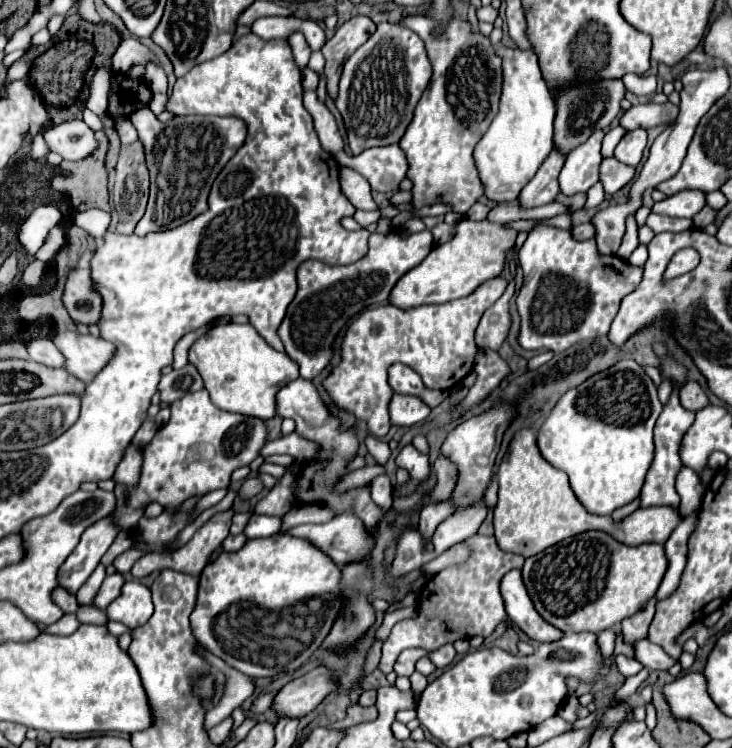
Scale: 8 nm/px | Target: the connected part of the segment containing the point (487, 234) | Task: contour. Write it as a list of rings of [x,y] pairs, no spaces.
[[[461,220],[455,230],[457,232],[451,242],[435,246],[419,266],[399,278],[389,296],[391,306],[409,310],[421,304],[451,302],[471,294],[475,286],[479,286],[479,282],[485,282],[487,278],[497,278],[501,274],[507,264],[507,252],[513,248],[517,238],[515,230],[487,220]]]

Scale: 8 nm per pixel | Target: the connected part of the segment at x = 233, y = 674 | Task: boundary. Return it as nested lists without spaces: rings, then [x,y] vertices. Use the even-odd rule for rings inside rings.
[[[205,652],[205,656],[207,656],[207,660],[209,660],[215,668],[219,668],[219,670],[225,674],[225,678],[227,678],[221,700],[219,700],[217,706],[215,706],[213,710],[209,710],[207,716],[205,716],[205,728],[209,730],[209,728],[213,728],[215,724],[219,724],[223,718],[231,716],[231,712],[233,712],[237,706],[241,706],[241,704],[253,694],[255,684],[253,684],[253,678],[251,678],[251,676],[245,676],[245,674],[233,670],[233,668],[227,666],[223,660],[219,660],[219,658],[215,658],[215,656],[211,656],[211,654],[207,654],[207,652]]]

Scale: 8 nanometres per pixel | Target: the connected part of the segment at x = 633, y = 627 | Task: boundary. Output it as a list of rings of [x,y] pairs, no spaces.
[[[653,596],[637,614],[633,614],[621,622],[623,636],[629,646],[631,646],[631,642],[635,642],[639,638],[647,638],[647,630],[653,620],[653,614],[655,614],[655,602],[657,602],[657,598]]]

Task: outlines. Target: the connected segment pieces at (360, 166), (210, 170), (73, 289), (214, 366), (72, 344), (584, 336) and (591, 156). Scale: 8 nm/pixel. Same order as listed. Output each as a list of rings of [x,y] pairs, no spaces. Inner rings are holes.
[[[399,144],[369,148],[359,156],[351,156],[349,166],[367,178],[373,190],[395,192],[401,180],[407,176],[409,162]]]
[[[145,108],[133,112],[129,120],[143,144],[145,164],[151,176],[147,212],[139,220],[135,234],[145,236],[171,230],[205,212],[211,184],[245,142],[247,126],[233,116],[175,116],[161,124],[155,114],[151,110],[145,112]]]
[[[81,264],[69,272],[65,290],[63,290],[63,306],[67,308],[73,320],[81,324],[97,324],[101,298],[91,288],[89,266]]]
[[[217,324],[189,348],[189,364],[203,376],[211,402],[227,412],[239,412],[269,420],[275,416],[275,394],[299,376],[299,368],[287,354],[273,350],[251,324]]]
[[[57,332],[53,344],[65,356],[65,370],[89,384],[111,360],[113,344],[81,332]]]
[[[537,226],[519,250],[523,286],[517,294],[521,318],[517,342],[525,350],[565,352],[573,344],[605,336],[619,302],[641,282],[643,268],[629,266],[617,256],[599,256],[595,240],[577,242],[569,230]]]
[[[595,130],[587,142],[577,146],[565,160],[565,166],[559,174],[559,188],[565,196],[575,196],[587,192],[599,180],[601,164],[601,140],[603,130]]]

